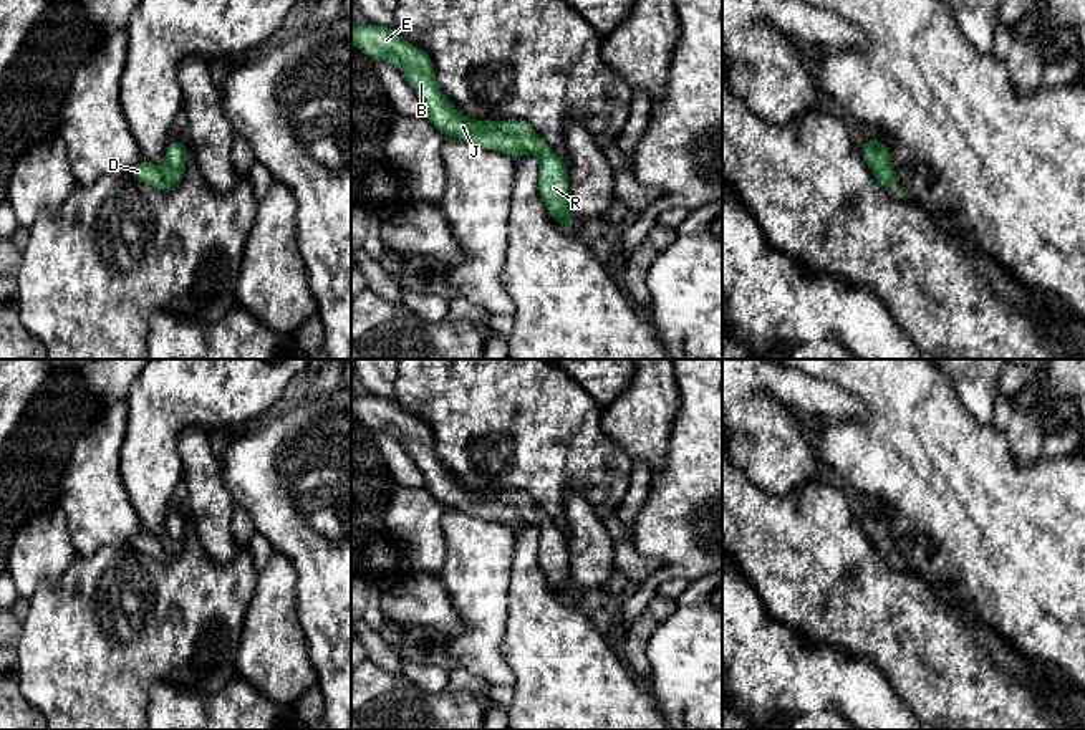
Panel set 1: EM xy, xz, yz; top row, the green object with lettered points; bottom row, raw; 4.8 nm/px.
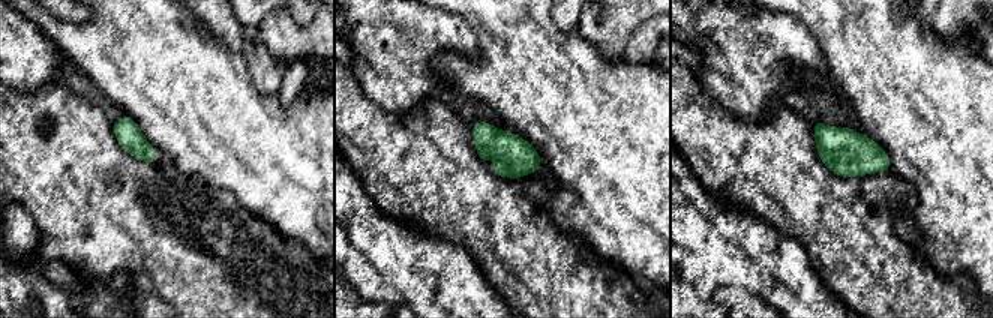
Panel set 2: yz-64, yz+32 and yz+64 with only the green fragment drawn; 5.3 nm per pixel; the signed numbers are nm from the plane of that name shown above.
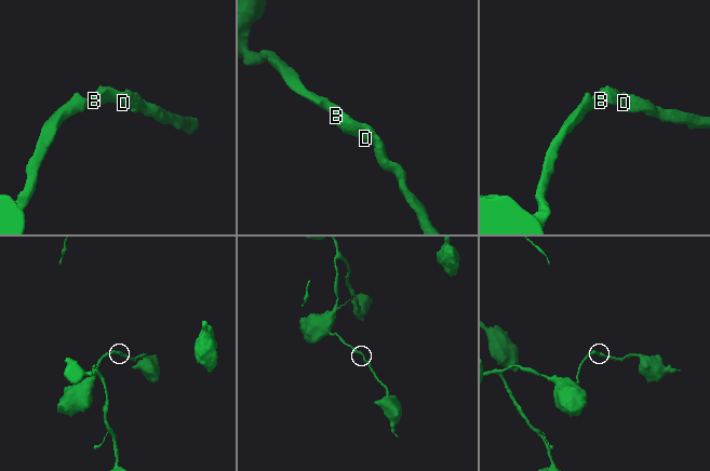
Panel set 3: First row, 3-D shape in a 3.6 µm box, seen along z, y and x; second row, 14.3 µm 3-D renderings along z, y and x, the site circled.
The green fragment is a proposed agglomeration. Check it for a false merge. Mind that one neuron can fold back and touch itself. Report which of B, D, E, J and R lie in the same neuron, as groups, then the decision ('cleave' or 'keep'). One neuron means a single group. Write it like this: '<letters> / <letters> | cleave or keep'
B D E J R | keep

